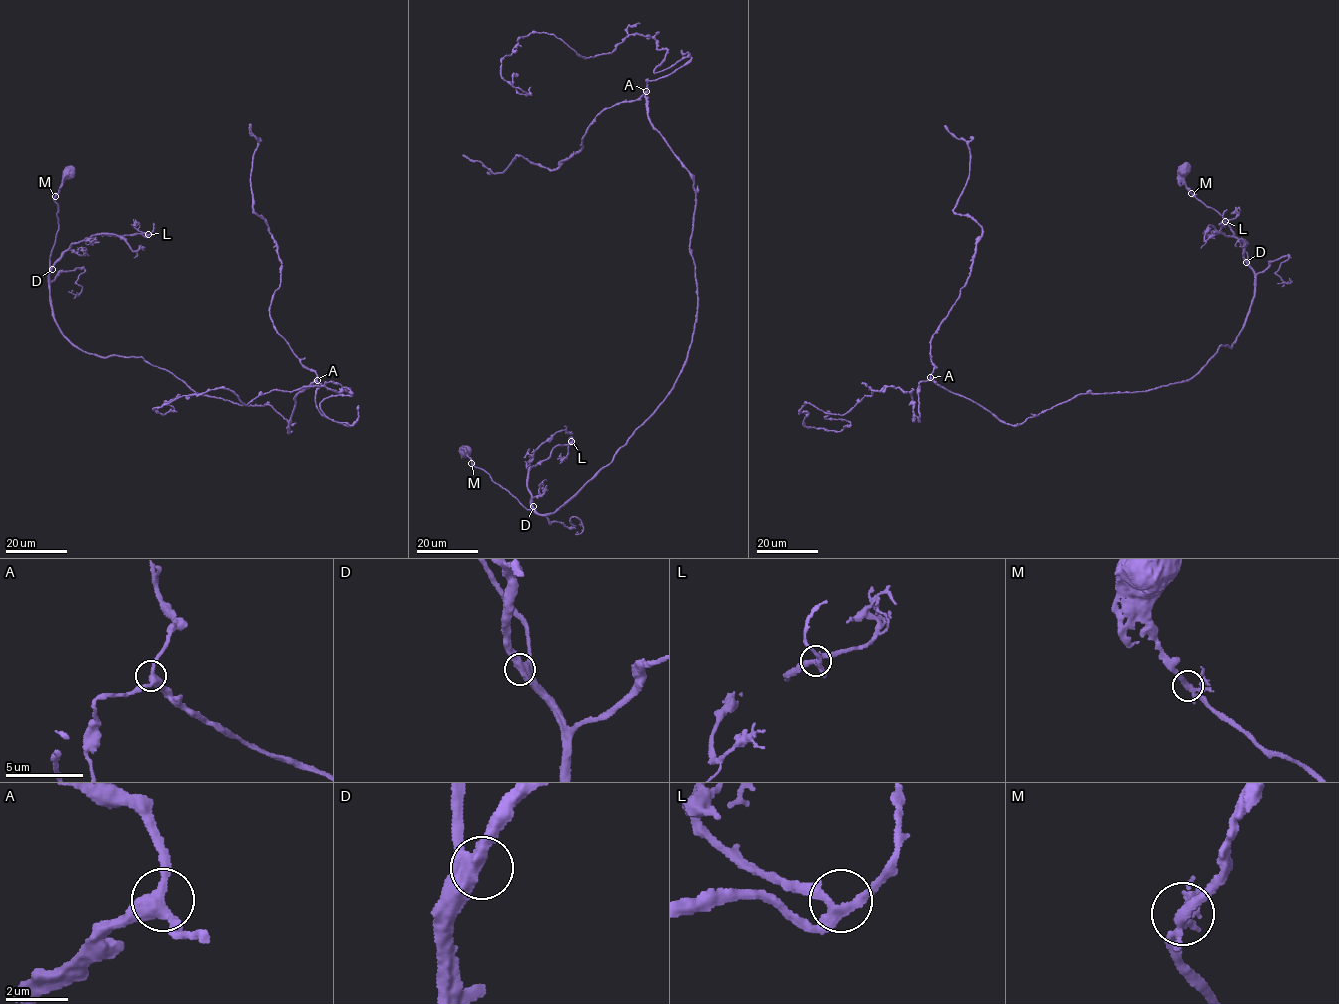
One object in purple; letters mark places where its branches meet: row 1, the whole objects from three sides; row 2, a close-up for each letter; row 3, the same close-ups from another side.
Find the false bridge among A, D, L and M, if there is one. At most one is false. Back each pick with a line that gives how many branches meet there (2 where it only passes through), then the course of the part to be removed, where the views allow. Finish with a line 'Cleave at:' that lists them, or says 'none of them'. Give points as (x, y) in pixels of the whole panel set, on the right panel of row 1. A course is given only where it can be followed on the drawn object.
Cleave at: none of them

